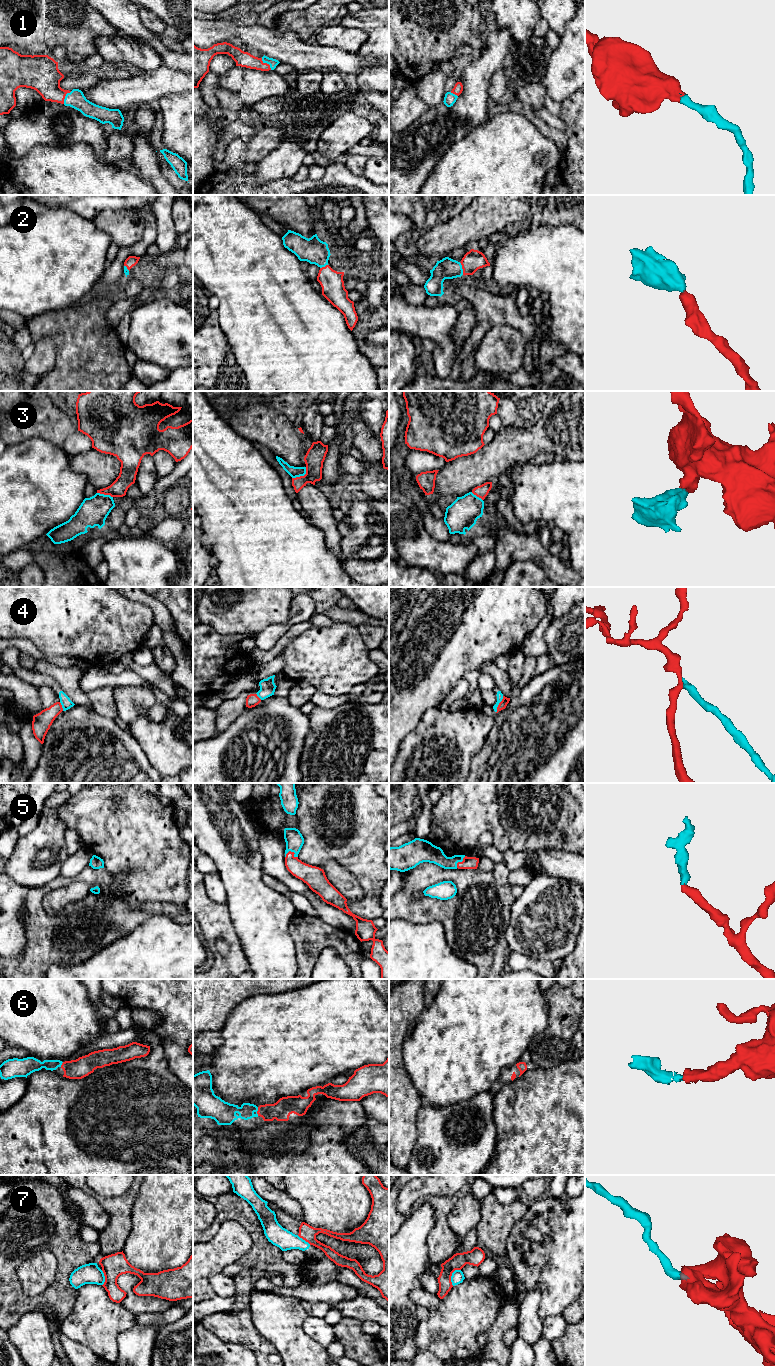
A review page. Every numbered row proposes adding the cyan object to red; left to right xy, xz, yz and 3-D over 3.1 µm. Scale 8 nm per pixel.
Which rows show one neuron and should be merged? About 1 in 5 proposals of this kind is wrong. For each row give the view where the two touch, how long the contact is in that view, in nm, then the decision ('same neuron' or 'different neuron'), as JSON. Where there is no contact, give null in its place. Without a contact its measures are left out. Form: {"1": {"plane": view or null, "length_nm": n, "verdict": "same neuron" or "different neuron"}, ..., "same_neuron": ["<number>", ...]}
{"1": {"plane": "xz", "length_nm": 130, "verdict": "same neuron"}, "2": {"plane": "yz", "length_nm": 110, "verdict": "same neuron"}, "3": {"plane": "xz", "length_nm": 150, "verdict": "different neuron"}, "4": {"plane": "yz", "length_nm": 150, "verdict": "different neuron"}, "5": {"plane": "xz", "length_nm": 110, "verdict": "same neuron"}, "6": {"plane": "xz", "length_nm": 70, "verdict": "same neuron"}, "7": {"plane": "yz", "length_nm": 150, "verdict": "different neuron"}, "same_neuron": ["1", "2", "5", "6"]}

